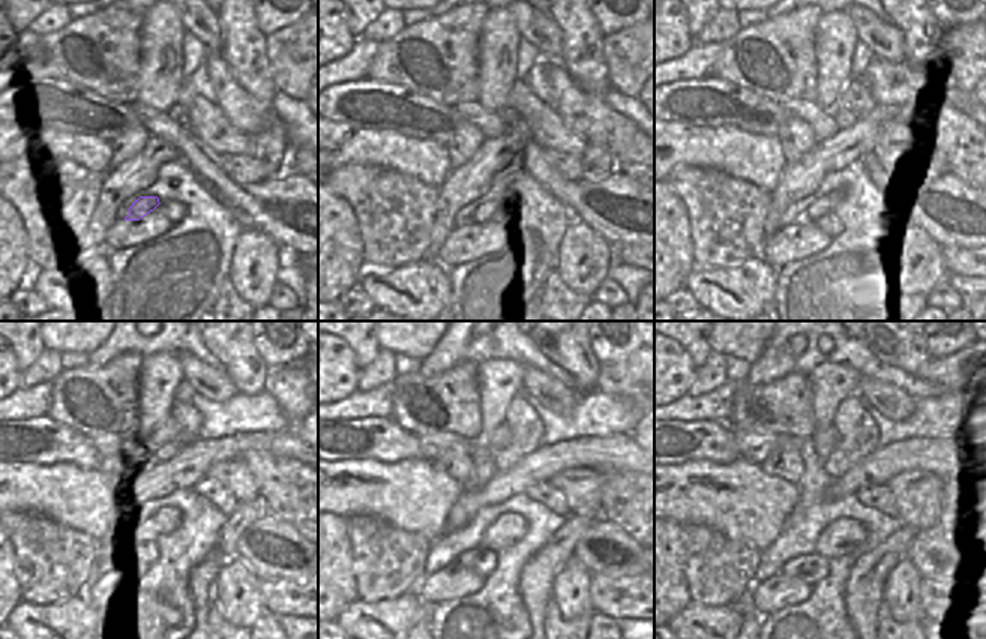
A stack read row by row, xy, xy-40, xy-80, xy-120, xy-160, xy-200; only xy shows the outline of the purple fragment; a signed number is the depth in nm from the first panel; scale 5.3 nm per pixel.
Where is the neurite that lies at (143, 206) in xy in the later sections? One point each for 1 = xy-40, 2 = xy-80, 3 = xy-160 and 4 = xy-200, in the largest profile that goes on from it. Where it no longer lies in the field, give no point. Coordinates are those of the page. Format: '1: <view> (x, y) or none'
1: xy-40 (483, 207)
2: xy-80 (824, 204)
3: xy-160 (508, 530)
4: xy-200 (842, 536)

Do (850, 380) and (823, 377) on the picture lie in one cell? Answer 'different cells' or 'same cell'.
same cell

